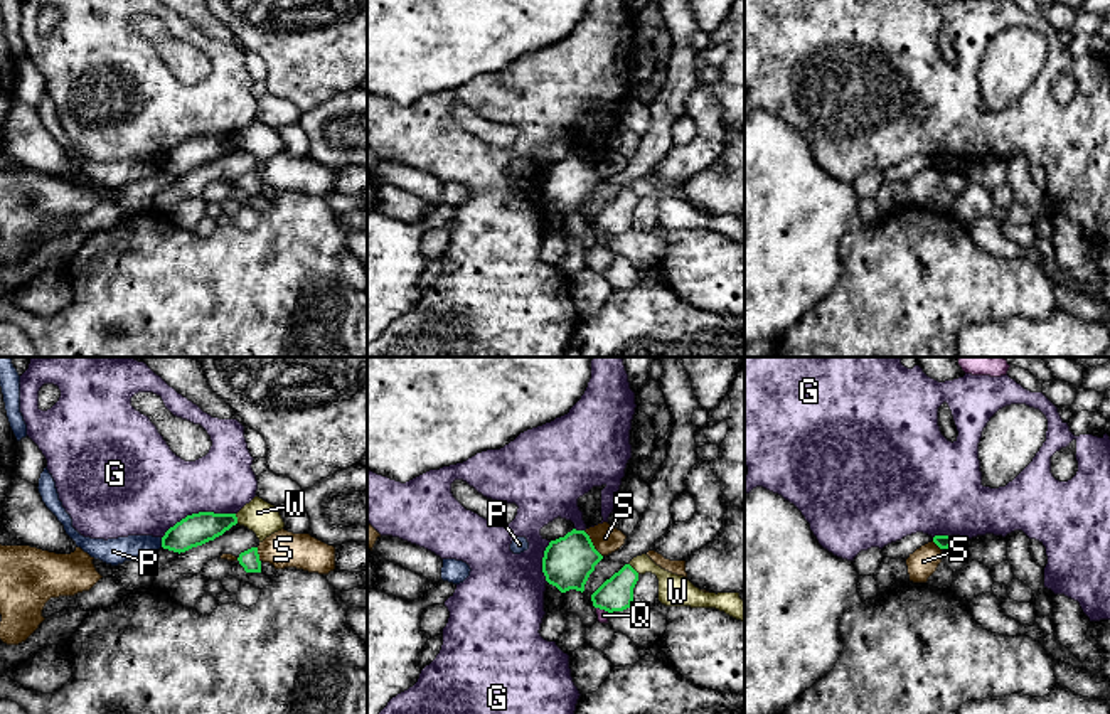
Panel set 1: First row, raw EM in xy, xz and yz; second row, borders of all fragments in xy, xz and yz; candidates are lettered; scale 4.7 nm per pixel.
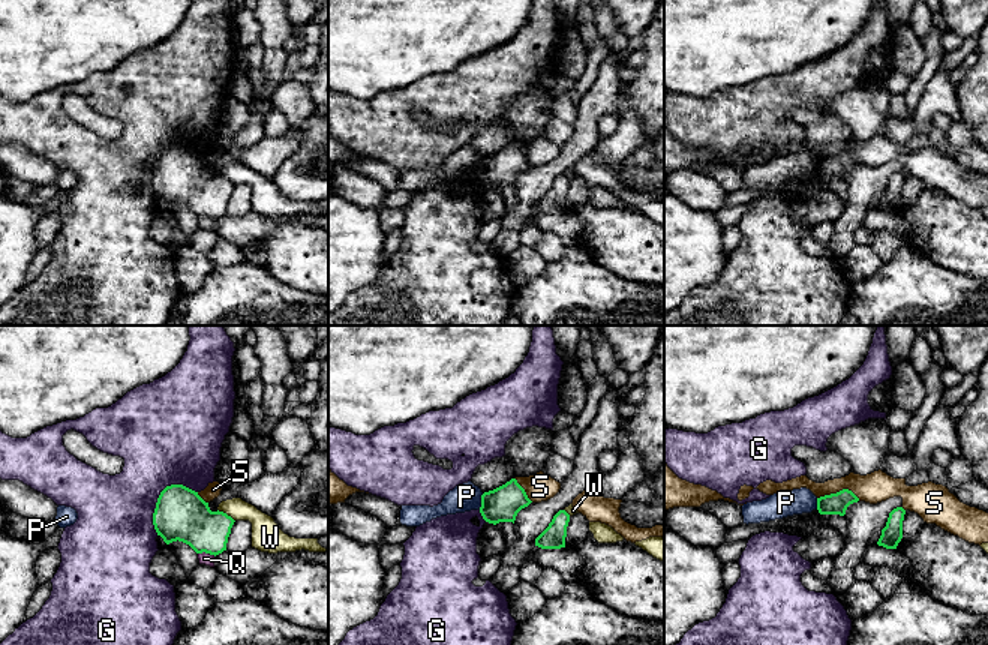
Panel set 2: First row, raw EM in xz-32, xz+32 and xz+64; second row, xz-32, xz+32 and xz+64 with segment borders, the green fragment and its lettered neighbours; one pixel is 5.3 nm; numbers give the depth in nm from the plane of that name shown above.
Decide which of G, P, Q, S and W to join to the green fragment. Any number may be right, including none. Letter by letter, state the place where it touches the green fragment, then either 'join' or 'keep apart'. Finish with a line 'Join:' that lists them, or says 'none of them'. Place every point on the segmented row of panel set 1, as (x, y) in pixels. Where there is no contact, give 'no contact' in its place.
G: contact xy (199, 512); keep apart
P: contact xy (162, 543); keep apart
Q: contact xz (603, 608); keep apart
S: contact xz (592, 544); keep apart
W: contact xz (632, 568); keep apart
Join: none of them

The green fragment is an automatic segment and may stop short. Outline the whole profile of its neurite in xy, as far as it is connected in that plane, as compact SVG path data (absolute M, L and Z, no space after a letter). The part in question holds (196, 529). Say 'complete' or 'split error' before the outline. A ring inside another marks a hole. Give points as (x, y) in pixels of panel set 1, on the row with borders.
complete; M192 514L165 532L162 537L162 547L180 554L192 547L214 541L236 524L236 514Z

